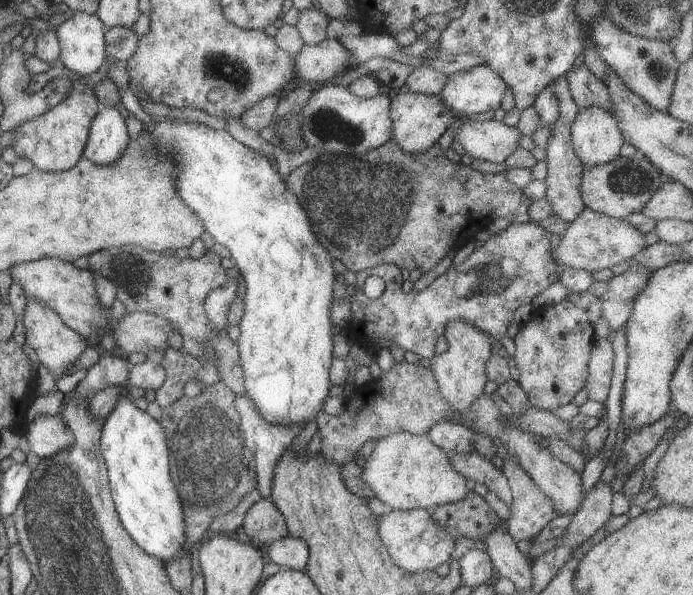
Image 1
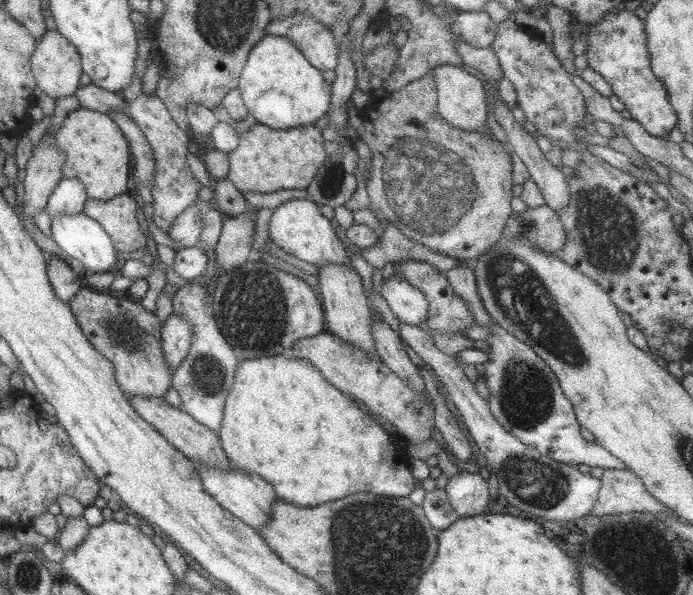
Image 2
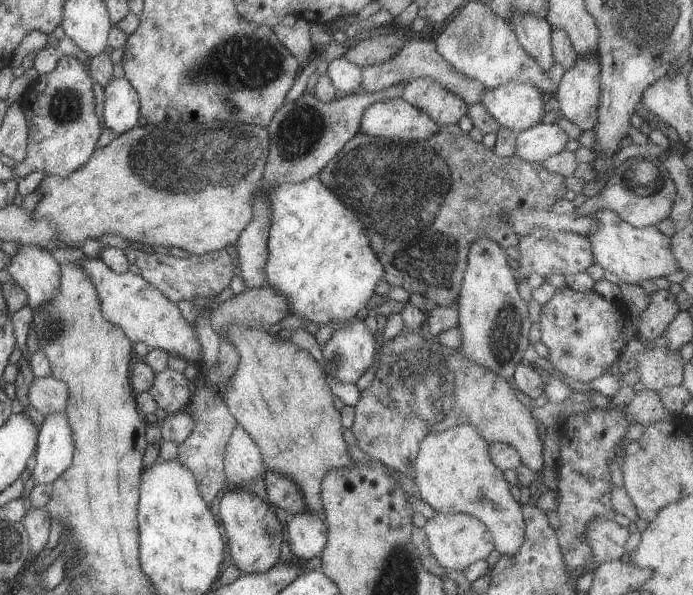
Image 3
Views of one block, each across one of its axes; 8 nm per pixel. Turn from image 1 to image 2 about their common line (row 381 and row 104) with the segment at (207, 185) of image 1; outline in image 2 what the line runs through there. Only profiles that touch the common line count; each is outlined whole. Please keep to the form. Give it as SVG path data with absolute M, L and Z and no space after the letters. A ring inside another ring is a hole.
M265 35L249 53L238 86L243 103L258 123L274 129L296 128L314 125L331 107L331 85L322 73L292 44L292 40Z

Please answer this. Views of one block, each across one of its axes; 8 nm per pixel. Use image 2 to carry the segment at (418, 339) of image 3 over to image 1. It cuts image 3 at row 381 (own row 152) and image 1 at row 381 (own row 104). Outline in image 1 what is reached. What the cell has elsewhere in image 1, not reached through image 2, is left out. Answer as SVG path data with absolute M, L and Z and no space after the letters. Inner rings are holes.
M406 360L396 363L389 371L384 372L380 379L373 378L370 382L357 386L345 400L341 414L318 414L317 428L323 438L320 453L325 459L332 459L344 466L355 462L362 446L370 439L379 440L402 431L421 435L443 420L456 420L458 424L489 436L494 441L499 439L510 454L513 454L524 472L553 500L559 516L574 515L580 510L581 497L584 496L580 482L582 475L569 464L556 458L548 447L540 446L534 433L517 427L506 415L501 414L500 406L492 399L492 395L480 395L461 413L441 395L437 378L430 367L408 363Z

